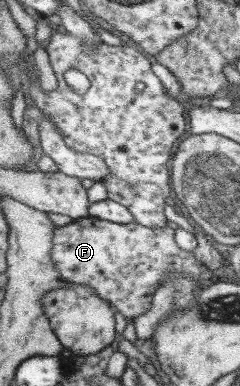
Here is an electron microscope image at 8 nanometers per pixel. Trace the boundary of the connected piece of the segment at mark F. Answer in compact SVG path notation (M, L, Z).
M83 217L73 220L56 230L55 246L52 255L62 275L70 282L90 286L97 296L109 301L114 309L123 316L141 317L153 309L153 299L158 288L164 283L164 278L172 272L188 274L194 278L206 281L209 273L203 261L193 252L183 250L176 240L176 230L164 226L163 228L149 228L133 221L129 224L119 224L115 221L101 220L95 217Z

